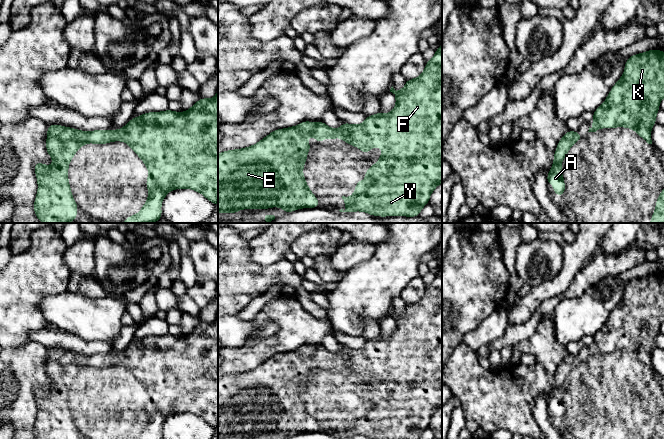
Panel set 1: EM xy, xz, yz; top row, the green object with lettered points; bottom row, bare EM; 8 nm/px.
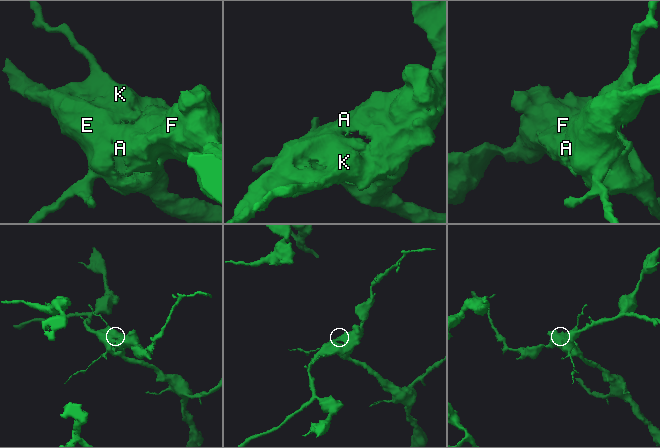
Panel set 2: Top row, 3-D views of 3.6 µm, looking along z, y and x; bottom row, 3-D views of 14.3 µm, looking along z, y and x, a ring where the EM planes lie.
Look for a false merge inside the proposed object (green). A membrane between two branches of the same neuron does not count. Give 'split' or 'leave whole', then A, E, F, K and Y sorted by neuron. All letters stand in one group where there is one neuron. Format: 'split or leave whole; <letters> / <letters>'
leave whole; A E F K Y

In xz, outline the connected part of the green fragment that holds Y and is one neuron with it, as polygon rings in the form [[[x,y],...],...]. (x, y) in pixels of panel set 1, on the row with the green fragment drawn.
[[[442,43],[432,59],[426,62],[425,70],[416,79],[408,79],[401,91],[390,89],[396,96],[396,106],[388,114],[378,112],[366,116],[360,125],[343,122],[338,129],[332,129],[323,121],[303,121],[297,126],[276,129],[258,143],[235,150],[227,150],[218,154],[218,212],[239,213],[240,209],[267,209],[281,207],[285,214],[300,208],[319,208],[319,200],[307,186],[303,176],[303,166],[311,146],[306,136],[316,137],[317,144],[323,144],[323,139],[341,137],[344,143],[360,147],[363,154],[371,153],[370,147],[382,147],[383,154],[379,162],[367,168],[364,179],[356,182],[354,194],[351,197],[342,196],[347,208],[340,212],[362,211],[373,216],[407,216],[420,215],[421,209],[429,203],[430,194],[442,182]]]

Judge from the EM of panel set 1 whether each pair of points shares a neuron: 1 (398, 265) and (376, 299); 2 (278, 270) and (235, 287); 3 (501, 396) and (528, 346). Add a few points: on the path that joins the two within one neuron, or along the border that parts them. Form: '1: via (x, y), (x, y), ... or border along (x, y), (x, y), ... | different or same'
1: via (390, 273), (376, 287), (376, 291) | same
2: via (267, 277), (246, 280) | same
3: via (523, 405), (531, 403), (540, 367) | same

